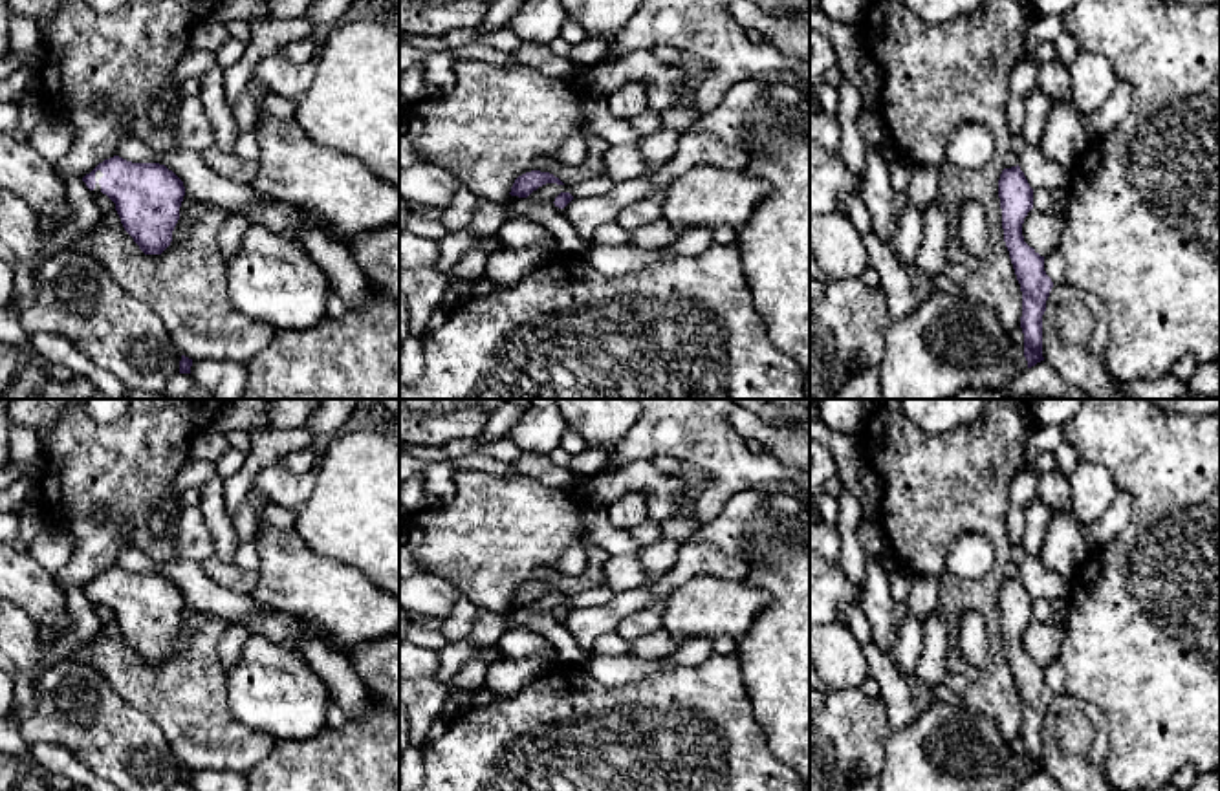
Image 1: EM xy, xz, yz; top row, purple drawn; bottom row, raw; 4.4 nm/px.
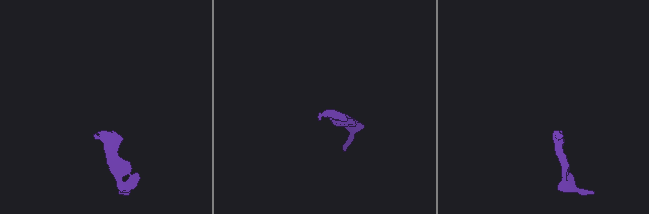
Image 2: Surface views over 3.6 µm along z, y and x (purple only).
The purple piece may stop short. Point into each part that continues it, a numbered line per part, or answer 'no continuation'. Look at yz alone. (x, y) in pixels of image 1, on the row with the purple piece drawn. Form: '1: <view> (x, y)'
1: yz (1041, 173)

